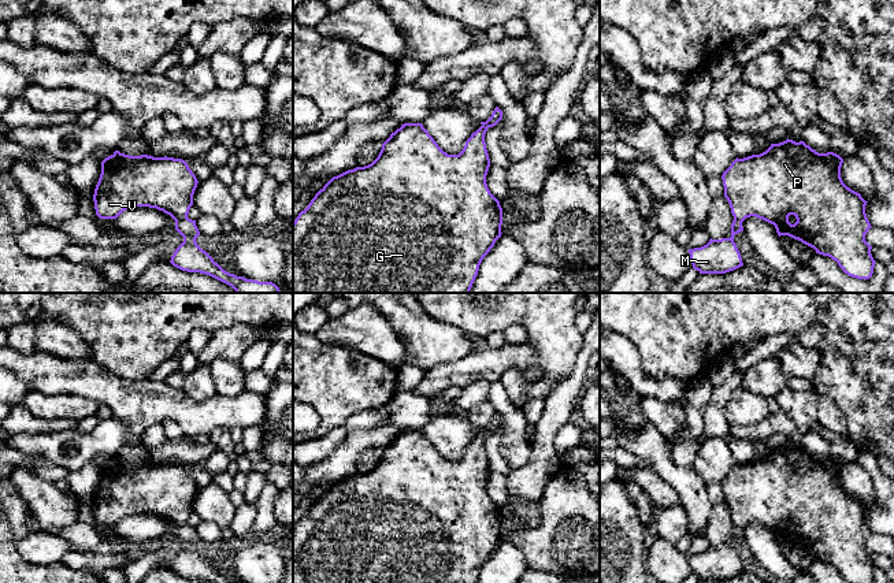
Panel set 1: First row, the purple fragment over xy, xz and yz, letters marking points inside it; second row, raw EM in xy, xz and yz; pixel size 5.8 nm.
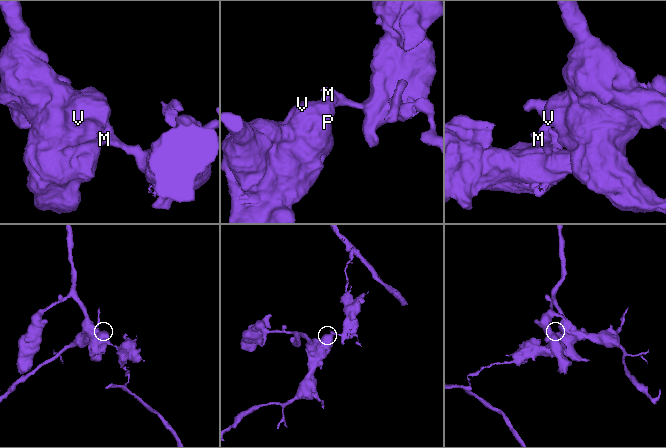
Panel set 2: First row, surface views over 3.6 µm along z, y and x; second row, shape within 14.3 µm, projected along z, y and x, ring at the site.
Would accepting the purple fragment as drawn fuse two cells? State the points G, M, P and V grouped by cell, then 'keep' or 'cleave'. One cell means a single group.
G P V / M; cleave

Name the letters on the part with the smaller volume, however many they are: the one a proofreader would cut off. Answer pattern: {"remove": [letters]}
{"remove": ["M"]}

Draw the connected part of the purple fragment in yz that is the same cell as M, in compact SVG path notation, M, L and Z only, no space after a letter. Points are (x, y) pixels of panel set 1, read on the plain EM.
M734 526L731 543L709 546L701 554L689 556L693 575L700 580L726 580L743 572L734 542L743 538L742 528Z

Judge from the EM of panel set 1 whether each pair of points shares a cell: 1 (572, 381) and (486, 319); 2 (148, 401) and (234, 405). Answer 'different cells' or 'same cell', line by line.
1: different cells
2: same cell

